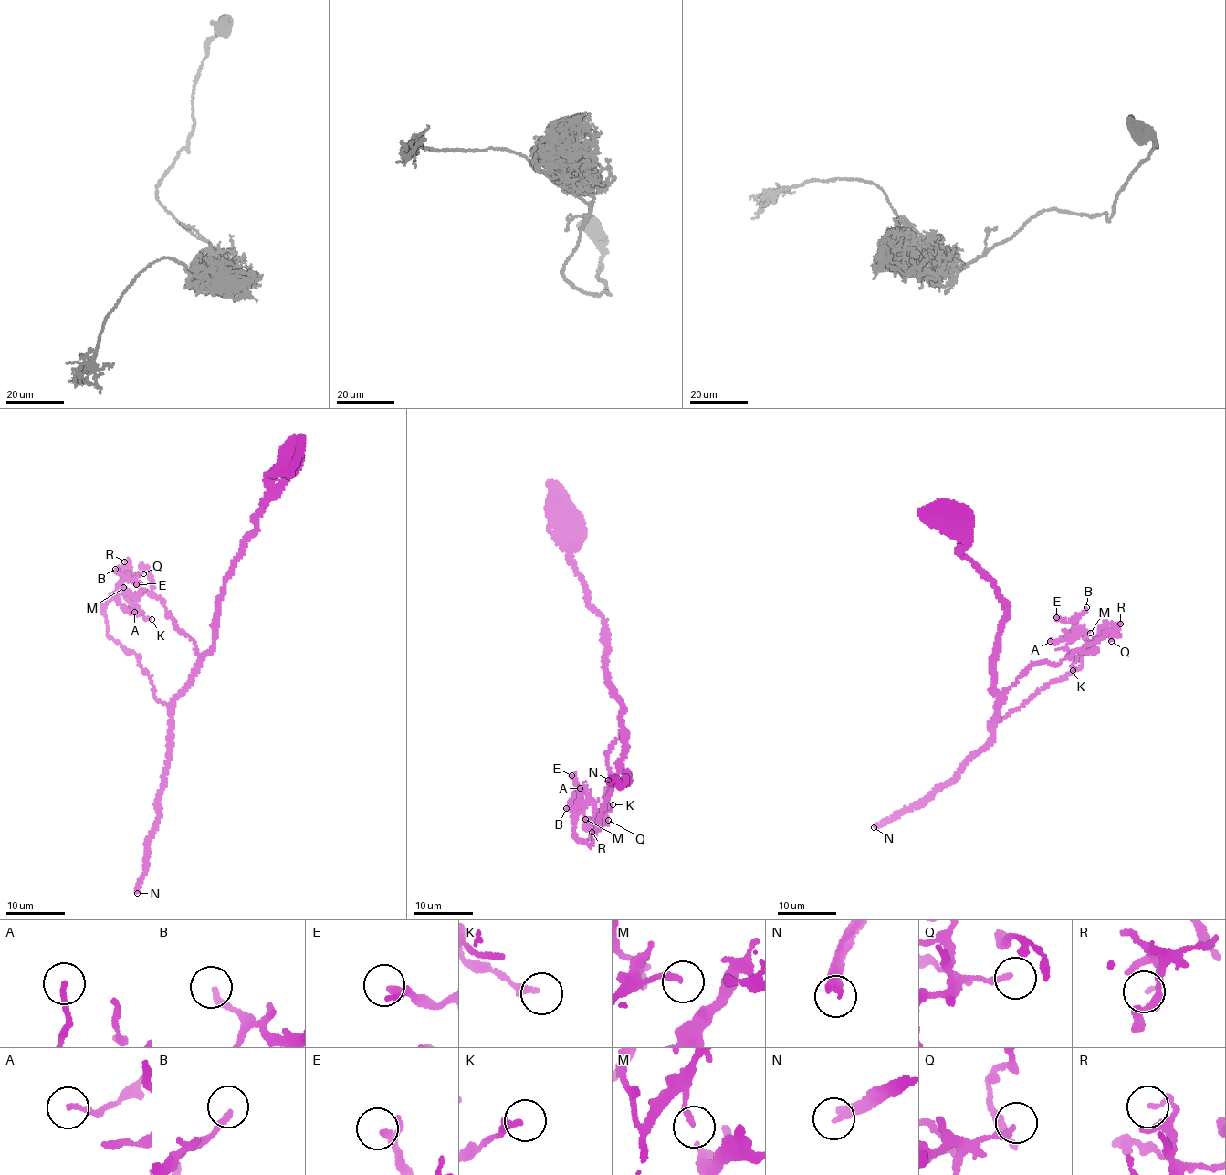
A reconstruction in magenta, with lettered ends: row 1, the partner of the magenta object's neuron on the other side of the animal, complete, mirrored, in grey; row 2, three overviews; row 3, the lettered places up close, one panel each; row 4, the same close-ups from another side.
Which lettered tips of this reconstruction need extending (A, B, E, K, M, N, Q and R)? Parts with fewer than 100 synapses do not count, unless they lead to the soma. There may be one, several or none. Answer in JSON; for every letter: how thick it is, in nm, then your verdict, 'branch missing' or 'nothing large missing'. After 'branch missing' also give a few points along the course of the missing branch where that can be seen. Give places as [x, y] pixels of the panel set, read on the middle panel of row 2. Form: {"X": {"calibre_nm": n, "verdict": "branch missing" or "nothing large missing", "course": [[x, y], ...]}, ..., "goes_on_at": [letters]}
{"A": {"calibre_nm": 140, "verdict": "nothing large missing"}, "B": {"calibre_nm": 220, "verdict": "nothing large missing"}, "E": {"calibre_nm": 170, "verdict": "nothing large missing"}, "K": {"calibre_nm": 260, "verdict": "nothing large missing"}, "M": {"calibre_nm": 140, "verdict": "nothing large missing"}, "N": {"calibre_nm": 300, "verdict": "branch missing"}, "Q": {"calibre_nm": 140, "verdict": "nothing large missing"}, "R": {"calibre_nm": 140, "verdict": "nothing large missing"}, "goes_on_at": ["N"]}

